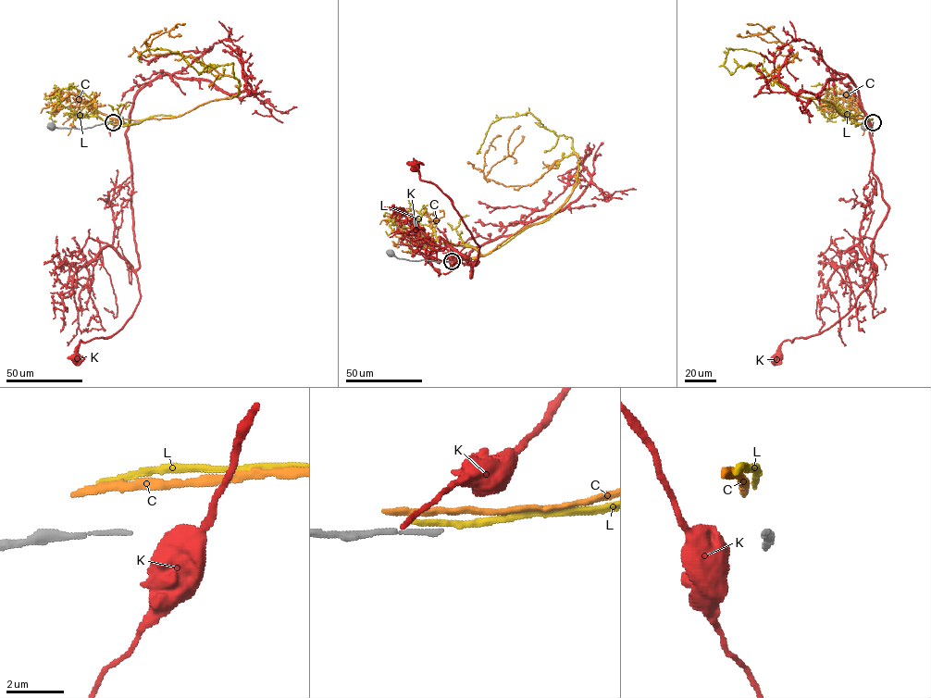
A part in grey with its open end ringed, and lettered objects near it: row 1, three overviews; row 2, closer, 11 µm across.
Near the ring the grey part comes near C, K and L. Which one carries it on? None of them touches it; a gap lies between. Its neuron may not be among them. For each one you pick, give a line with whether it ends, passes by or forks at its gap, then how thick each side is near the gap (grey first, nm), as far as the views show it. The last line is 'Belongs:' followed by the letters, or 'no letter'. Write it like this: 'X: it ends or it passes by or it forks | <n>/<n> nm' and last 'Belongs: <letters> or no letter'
Belongs: no letter

